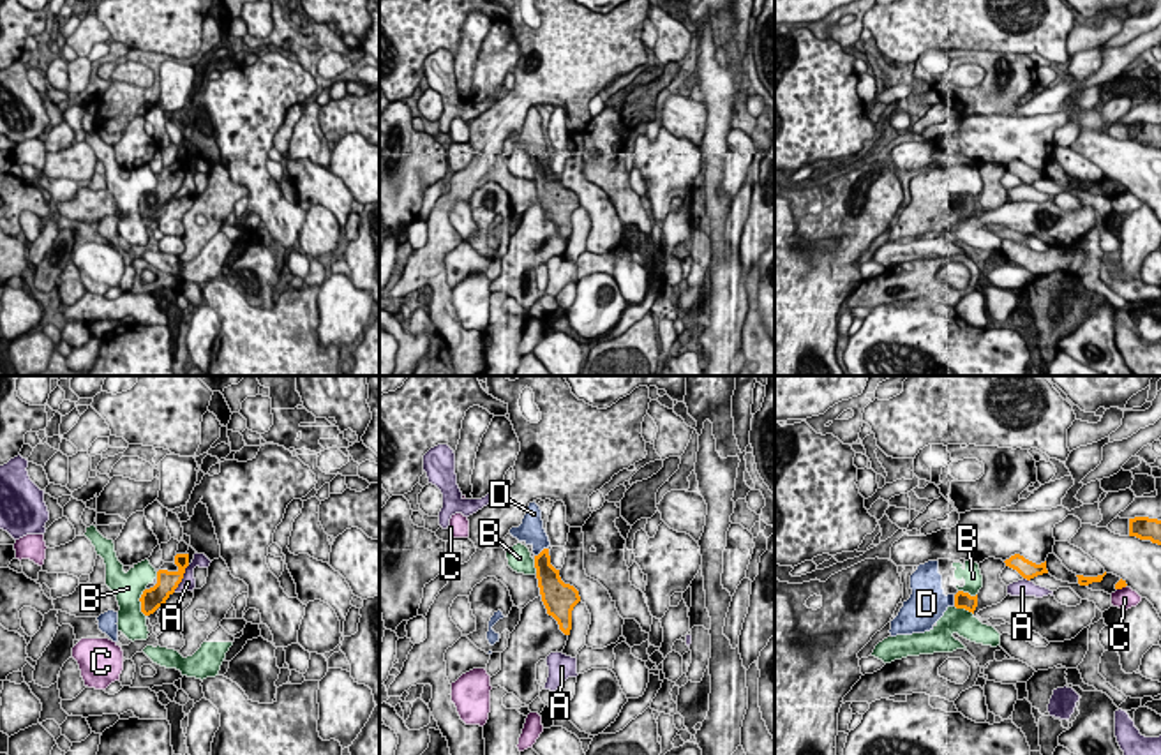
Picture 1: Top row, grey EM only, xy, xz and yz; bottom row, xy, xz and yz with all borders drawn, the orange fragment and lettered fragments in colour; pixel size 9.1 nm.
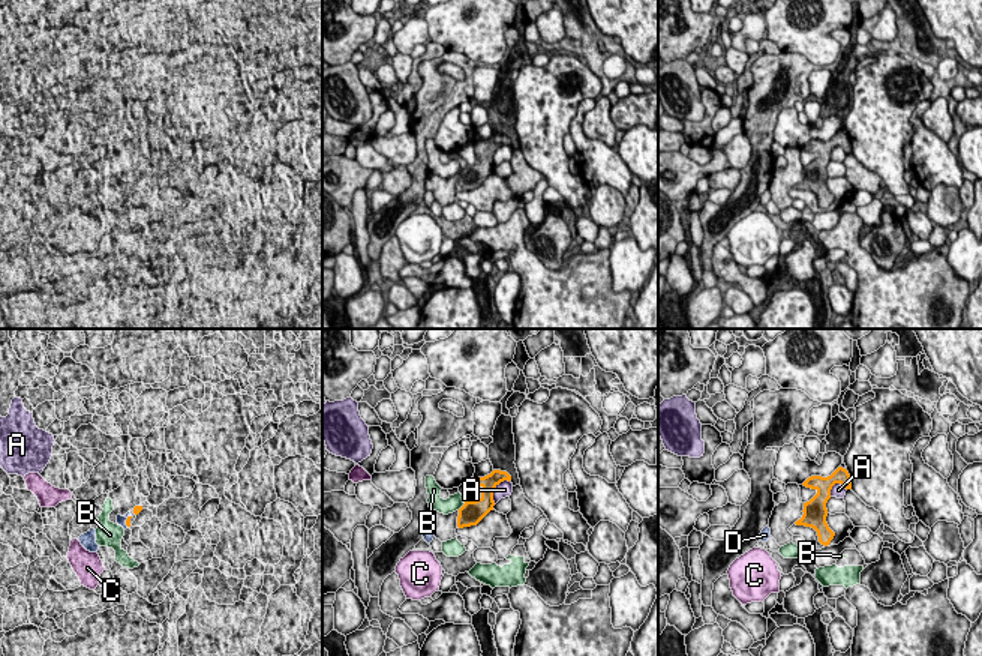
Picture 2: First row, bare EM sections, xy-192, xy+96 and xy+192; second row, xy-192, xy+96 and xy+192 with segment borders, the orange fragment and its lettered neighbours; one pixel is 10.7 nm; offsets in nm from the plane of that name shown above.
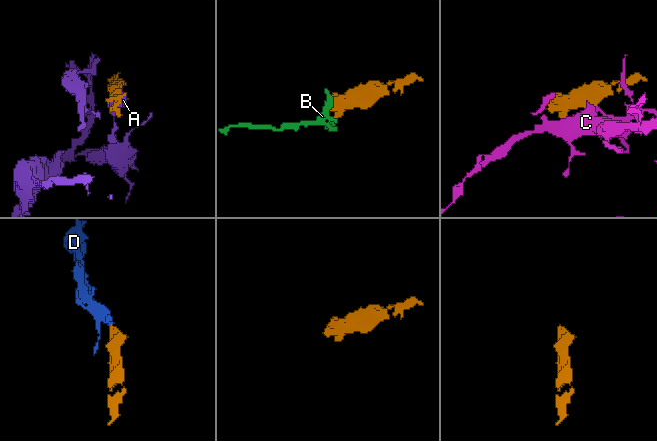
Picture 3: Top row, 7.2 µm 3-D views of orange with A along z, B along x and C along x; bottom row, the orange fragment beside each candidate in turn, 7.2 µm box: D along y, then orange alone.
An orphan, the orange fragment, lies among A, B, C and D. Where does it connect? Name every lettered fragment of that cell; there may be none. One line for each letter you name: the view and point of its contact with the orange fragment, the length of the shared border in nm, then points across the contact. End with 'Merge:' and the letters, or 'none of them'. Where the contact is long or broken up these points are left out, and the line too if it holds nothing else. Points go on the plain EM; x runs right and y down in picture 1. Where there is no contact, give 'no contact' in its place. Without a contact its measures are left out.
D: meets orange in xz at (542, 156); contact 150 nm long
Merge: D

